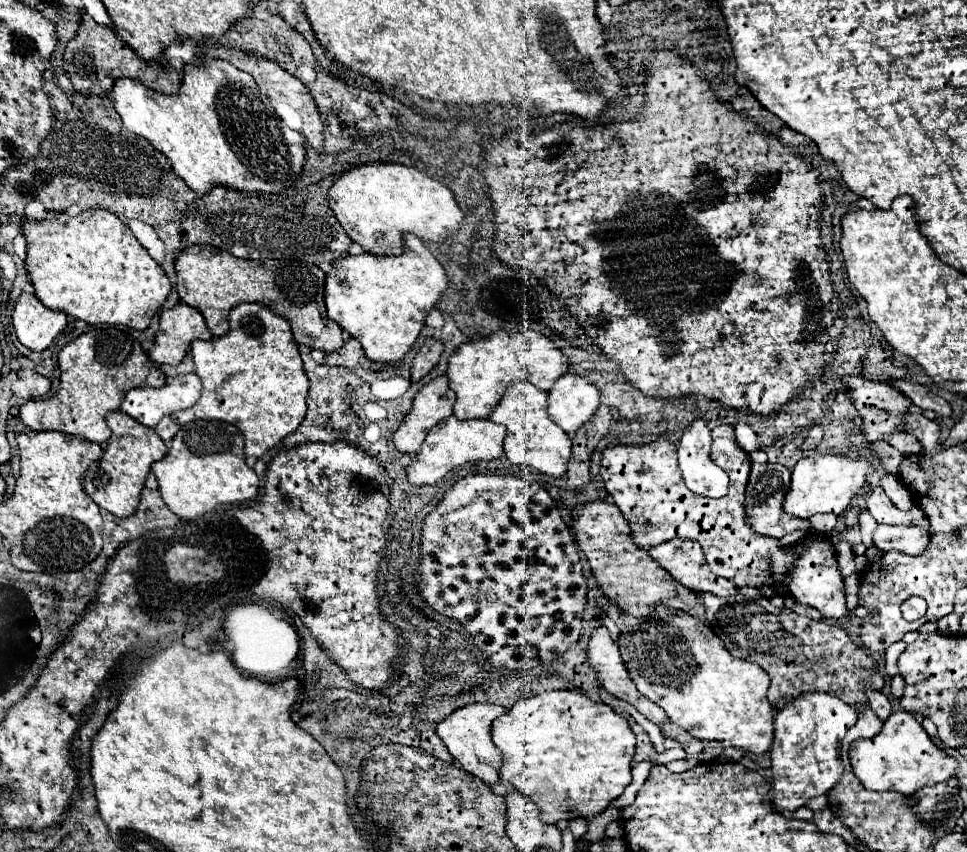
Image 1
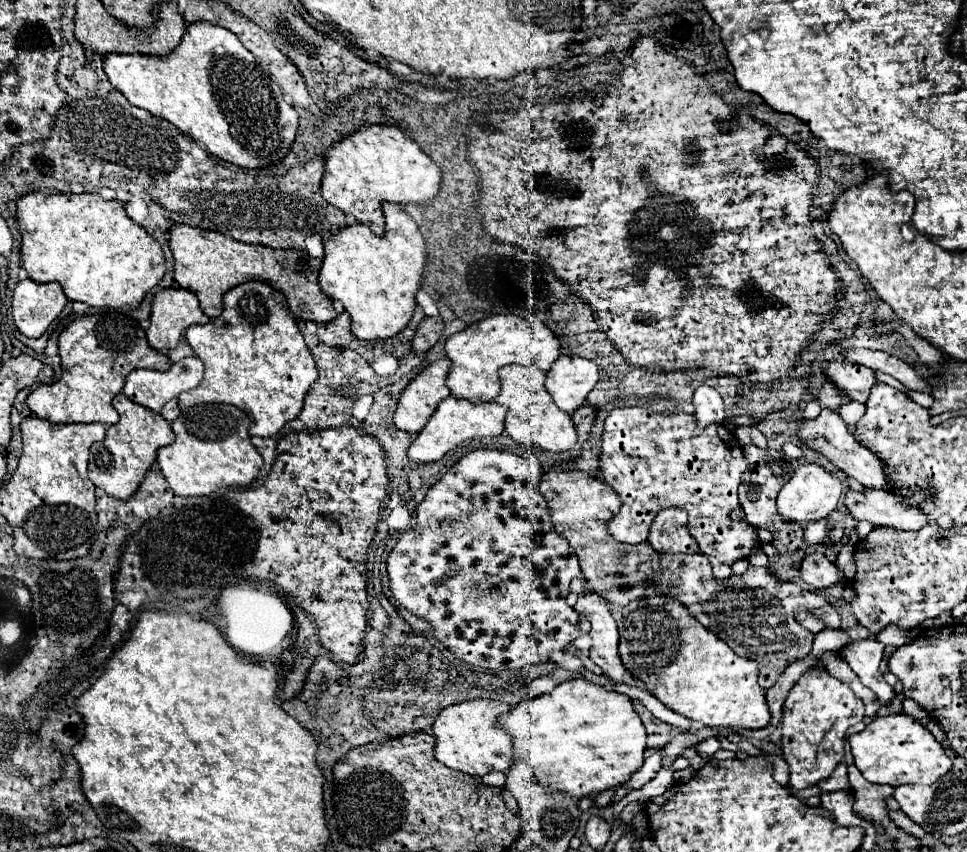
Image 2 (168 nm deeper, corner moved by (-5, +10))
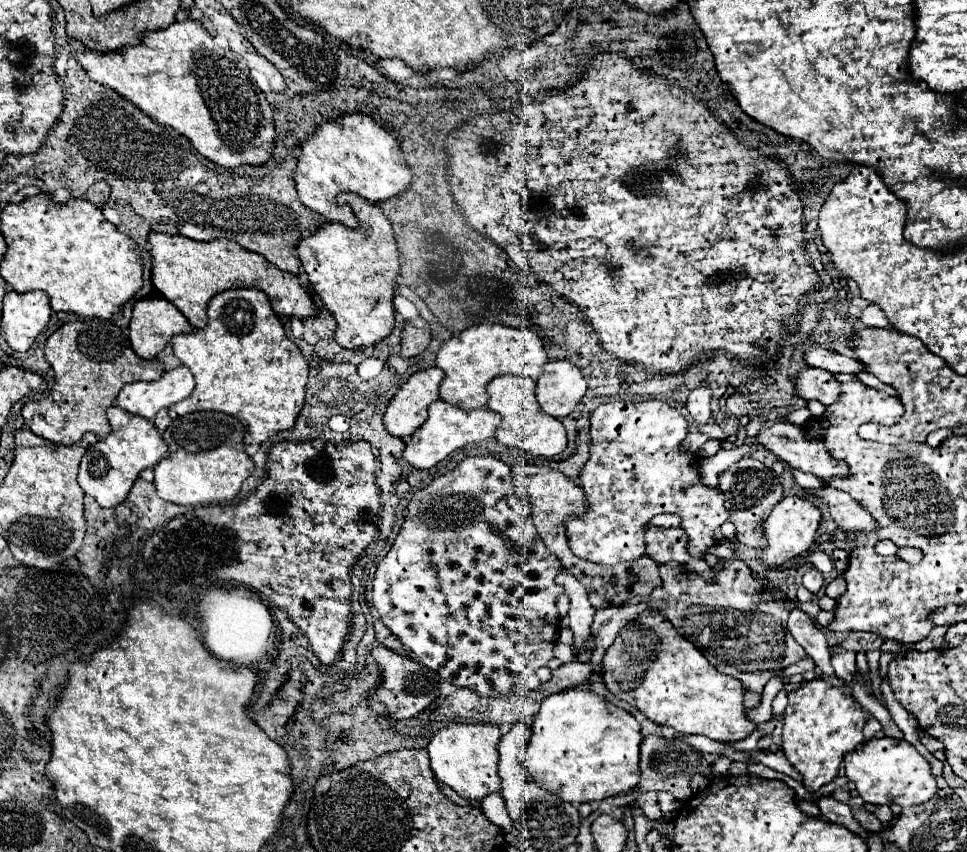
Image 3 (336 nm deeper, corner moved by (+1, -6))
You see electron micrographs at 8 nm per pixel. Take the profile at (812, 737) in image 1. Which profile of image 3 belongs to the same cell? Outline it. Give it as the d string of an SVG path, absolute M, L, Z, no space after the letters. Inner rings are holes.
M821 678L805 682L801 688L789 692L783 726L783 754L803 774L803 786L809 792L817 792L837 778L845 752L853 752L865 742L865 724L863 708L849 694Z

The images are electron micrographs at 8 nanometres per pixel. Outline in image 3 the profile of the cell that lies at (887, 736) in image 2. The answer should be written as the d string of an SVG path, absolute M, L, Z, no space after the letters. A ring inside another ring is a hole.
M871 738L863 748L845 756L845 776L855 784L859 796L869 804L899 804L913 806L923 804L935 796L937 784L931 776L929 762L917 752L917 748L905 740L895 738Z

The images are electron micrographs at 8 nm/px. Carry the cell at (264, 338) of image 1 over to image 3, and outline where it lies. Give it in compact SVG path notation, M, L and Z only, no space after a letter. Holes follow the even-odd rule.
M231 288L215 294L207 306L209 322L205 328L191 334L177 334L169 340L175 356L193 372L195 390L181 402L169 408L171 418L185 416L187 412L217 410L235 416L245 426L245 444L261 444L279 430L289 430L295 424L305 400L305 384L309 364L299 346L285 336L279 316L273 312L269 298L259 288Z

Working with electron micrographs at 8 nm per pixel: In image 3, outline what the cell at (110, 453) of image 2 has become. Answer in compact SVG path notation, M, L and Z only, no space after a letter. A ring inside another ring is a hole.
M119 406L107 408L107 418L111 424L111 434L97 440L91 448L87 448L79 468L79 486L85 494L91 494L103 508L121 504L127 498L139 472L149 466L155 466L159 460L169 456L167 444L153 422L129 414Z

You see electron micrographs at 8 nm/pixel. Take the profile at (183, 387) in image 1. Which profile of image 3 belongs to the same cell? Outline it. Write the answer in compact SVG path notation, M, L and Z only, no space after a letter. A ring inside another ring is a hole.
M177 366L165 372L155 382L131 382L125 384L117 396L117 406L153 420L161 408L169 408L175 402L187 398L193 392L193 374L187 366Z

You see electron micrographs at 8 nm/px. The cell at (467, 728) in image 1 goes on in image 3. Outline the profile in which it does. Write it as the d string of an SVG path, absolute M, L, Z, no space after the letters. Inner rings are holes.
M451 724L439 730L427 746L433 774L437 776L437 780L453 788L465 800L481 800L487 794L499 792L501 790L501 778L497 772L499 738L501 738L499 726L491 724Z

